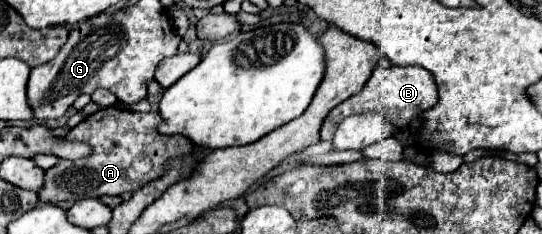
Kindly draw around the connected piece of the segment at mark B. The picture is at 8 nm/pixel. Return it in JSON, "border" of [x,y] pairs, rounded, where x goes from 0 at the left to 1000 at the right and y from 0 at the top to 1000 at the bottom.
{"border":[[[720,282],[720,291],[694,291],[686,308],[686,325],[679,333],[675,368],[668,393],[661,393],[657,410],[635,427],[631,444],[624,444],[605,504],[598,513],[594,538],[594,598],[613,598],[624,530],[649,496],[649,487],[668,487],[668,479],[705,479],[716,513],[723,513],[723,530],[731,530],[734,547],[749,556],[756,513],[771,504],[775,487],[782,487],[786,470],[793,470],[801,444],[808,436],[808,385],[804,385],[804,350],[801,325],[779,291],[779,282]]]}

